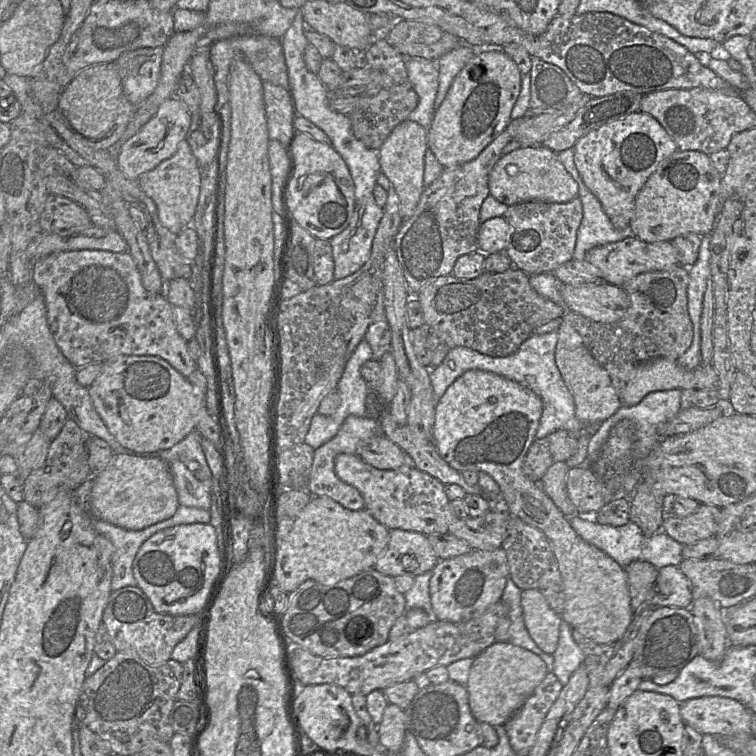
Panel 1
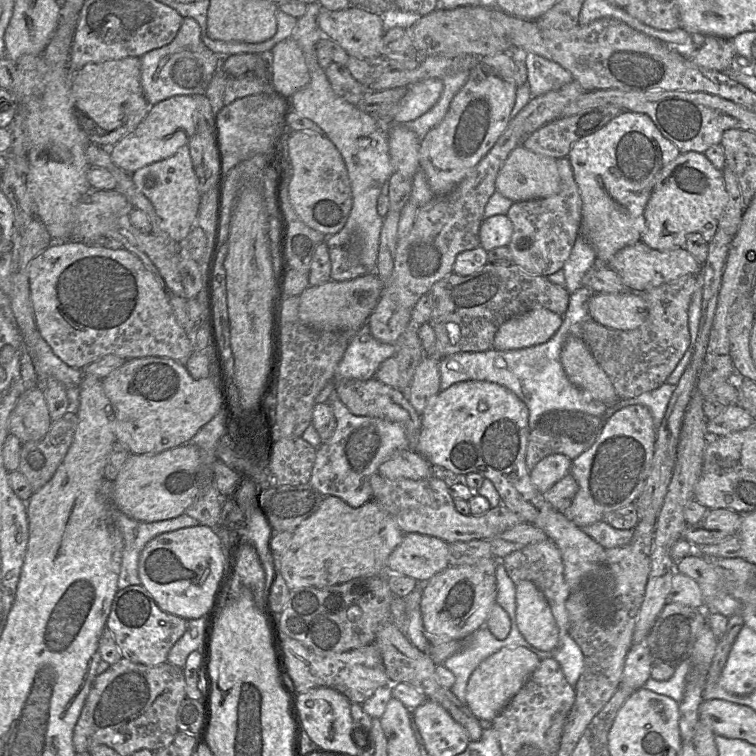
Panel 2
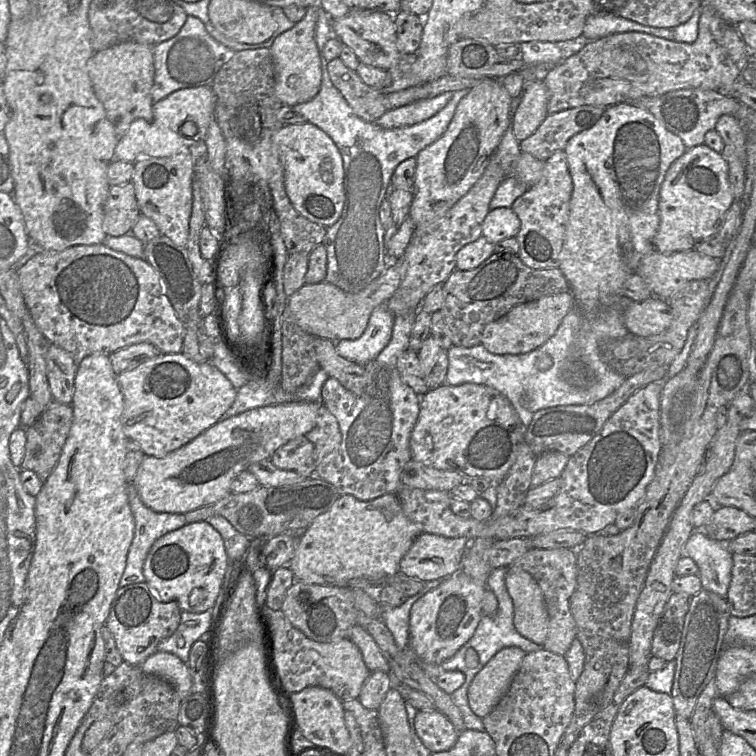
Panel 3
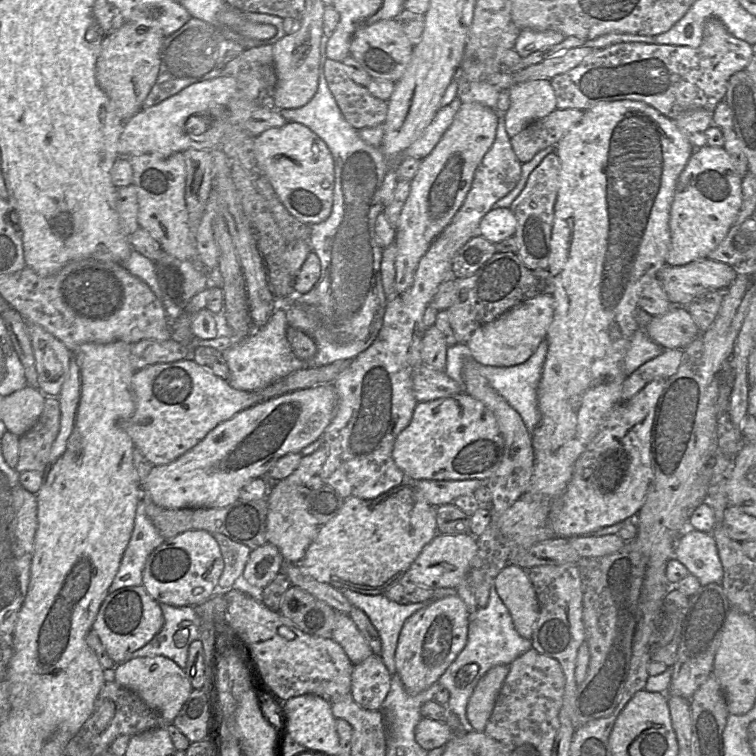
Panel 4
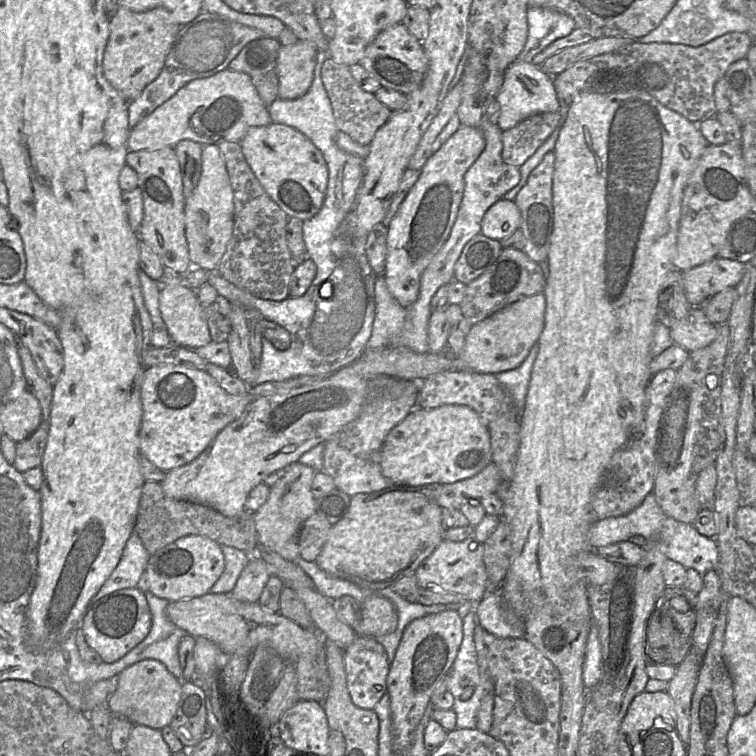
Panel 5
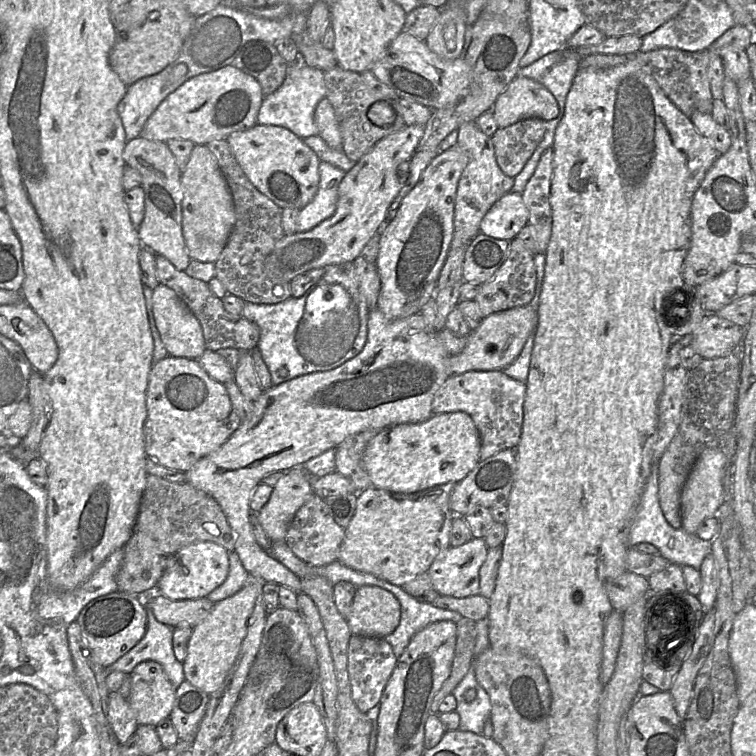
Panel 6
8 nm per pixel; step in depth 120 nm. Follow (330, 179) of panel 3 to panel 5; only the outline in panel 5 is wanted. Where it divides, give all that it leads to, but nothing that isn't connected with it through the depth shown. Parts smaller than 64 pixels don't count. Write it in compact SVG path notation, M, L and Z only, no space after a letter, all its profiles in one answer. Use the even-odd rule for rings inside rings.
M271 123L250 129L240 142L247 163L271 199L286 213L302 221L322 207L328 184L328 168L322 153L297 129Z

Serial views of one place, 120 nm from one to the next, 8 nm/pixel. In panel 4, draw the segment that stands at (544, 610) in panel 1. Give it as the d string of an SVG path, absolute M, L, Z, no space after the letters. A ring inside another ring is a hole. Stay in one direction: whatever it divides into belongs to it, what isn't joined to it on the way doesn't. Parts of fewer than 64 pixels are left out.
M507 564L495 577L494 586L511 613L518 634L531 640L539 617L539 603L527 571Z

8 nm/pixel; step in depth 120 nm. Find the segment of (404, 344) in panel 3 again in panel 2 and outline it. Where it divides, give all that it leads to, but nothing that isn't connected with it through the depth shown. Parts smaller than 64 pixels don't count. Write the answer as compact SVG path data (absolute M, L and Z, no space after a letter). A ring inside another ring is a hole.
M332 394L328 401L336 418L336 429L331 438L316 450L310 484L324 496L336 496L357 508L372 499L369 479L379 466L399 450L409 449L403 427L381 418L354 415Z

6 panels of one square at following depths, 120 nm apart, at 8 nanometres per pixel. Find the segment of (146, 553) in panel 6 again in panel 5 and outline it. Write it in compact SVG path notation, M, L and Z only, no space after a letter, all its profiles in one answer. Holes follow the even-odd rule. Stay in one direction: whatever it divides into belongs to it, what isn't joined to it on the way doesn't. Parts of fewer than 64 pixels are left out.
M155 481L144 483L134 531L150 556L187 535L207 536L220 545L231 546L249 554L255 554L259 545L254 513L245 510L238 516L226 517L206 505L167 497L161 483Z

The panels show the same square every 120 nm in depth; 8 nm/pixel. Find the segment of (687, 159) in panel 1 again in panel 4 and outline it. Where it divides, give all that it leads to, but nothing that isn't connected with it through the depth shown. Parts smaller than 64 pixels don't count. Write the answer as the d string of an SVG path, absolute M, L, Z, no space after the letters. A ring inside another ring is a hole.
M723 147L695 149L681 172L670 210L670 248L666 263L681 266L708 257L735 224L742 204L742 180Z

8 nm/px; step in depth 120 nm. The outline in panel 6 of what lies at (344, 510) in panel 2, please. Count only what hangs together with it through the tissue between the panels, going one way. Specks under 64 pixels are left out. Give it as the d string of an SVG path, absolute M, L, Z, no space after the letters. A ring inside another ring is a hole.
M437 485L414 493L393 492L373 486L358 492L356 510L345 528L338 561L400 587L418 574L426 573L435 558L450 546L455 516L449 507L453 485Z

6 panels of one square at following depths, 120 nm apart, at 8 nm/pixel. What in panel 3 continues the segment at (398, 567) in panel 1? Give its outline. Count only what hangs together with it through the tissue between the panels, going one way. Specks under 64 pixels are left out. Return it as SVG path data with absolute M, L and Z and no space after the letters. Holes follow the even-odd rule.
M420 533L399 563L399 572L421 581L445 579L461 571L467 545L474 539Z

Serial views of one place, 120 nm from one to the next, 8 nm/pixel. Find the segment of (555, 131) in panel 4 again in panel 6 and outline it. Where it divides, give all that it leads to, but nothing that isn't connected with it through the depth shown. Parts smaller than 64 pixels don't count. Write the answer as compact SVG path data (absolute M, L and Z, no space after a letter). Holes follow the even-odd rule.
M539 118L522 119L493 134L495 157L502 172L515 178L524 168L542 141L547 121Z

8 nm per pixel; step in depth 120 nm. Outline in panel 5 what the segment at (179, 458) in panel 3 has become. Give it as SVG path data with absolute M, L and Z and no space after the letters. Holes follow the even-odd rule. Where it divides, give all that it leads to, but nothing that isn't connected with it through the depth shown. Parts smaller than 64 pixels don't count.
M346 366L313 384L255 399L241 417L221 430L195 460L166 472L166 477L161 482L164 493L171 499L206 505L226 517L238 516L246 510L245 503L251 490L264 482L267 476L299 461L304 453L319 443L326 442L358 417L364 405L368 382L369 378L355 373L351 366Z

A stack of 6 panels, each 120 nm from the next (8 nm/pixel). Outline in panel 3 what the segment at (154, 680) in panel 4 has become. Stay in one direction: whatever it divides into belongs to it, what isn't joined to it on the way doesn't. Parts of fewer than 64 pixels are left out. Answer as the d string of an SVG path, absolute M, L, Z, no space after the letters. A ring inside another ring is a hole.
M157 651L149 656L140 668L146 674L167 681L182 698L192 694L192 678L188 666L172 653Z

